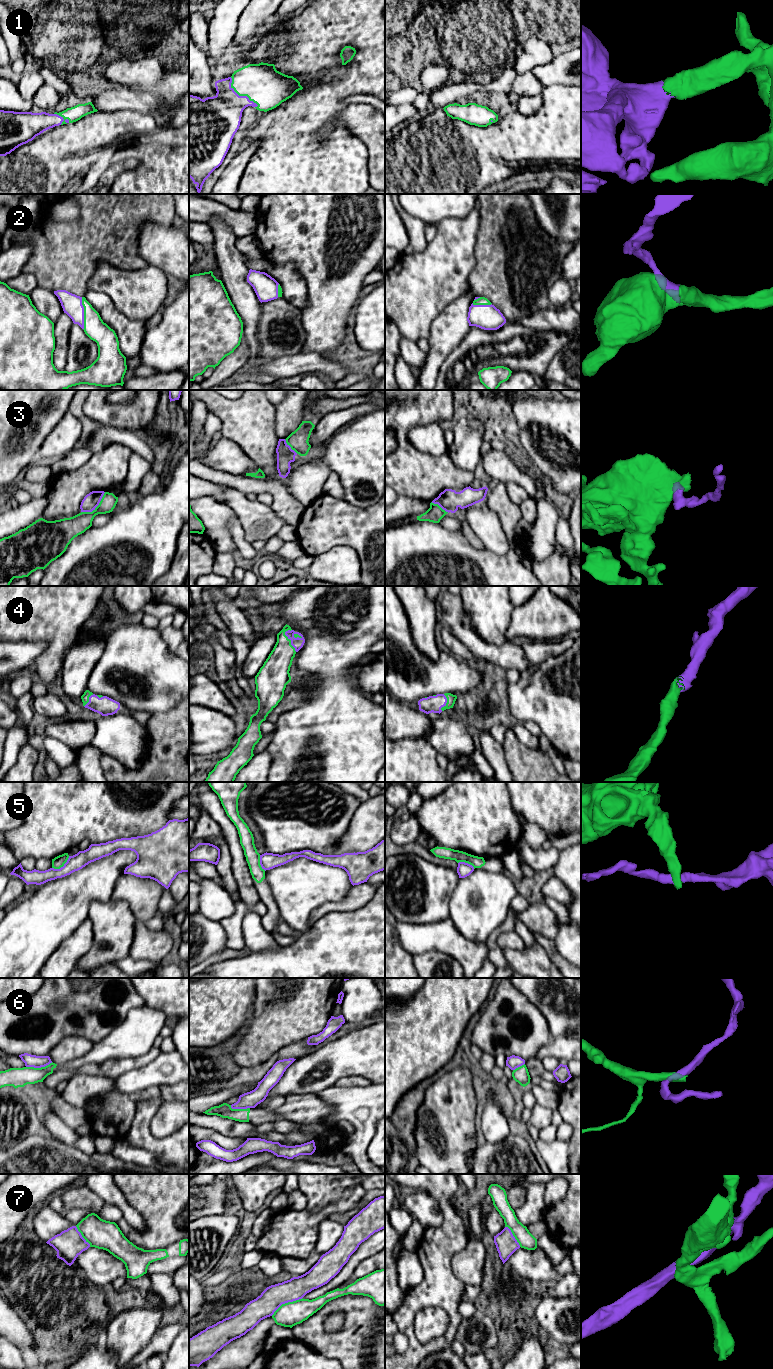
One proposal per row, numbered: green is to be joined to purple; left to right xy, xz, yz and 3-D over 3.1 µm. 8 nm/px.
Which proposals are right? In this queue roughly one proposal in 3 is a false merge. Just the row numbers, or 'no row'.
1, 2, 4

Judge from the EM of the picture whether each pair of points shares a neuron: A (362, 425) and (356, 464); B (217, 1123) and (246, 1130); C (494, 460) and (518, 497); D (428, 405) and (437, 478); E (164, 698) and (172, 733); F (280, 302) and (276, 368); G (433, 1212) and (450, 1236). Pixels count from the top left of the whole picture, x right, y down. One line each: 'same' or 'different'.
A: same
B: same
C: different
D: same
E: different
F: different
G: different

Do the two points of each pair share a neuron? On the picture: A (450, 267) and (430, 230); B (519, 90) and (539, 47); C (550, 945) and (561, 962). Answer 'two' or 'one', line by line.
A: two
B: one
C: one

